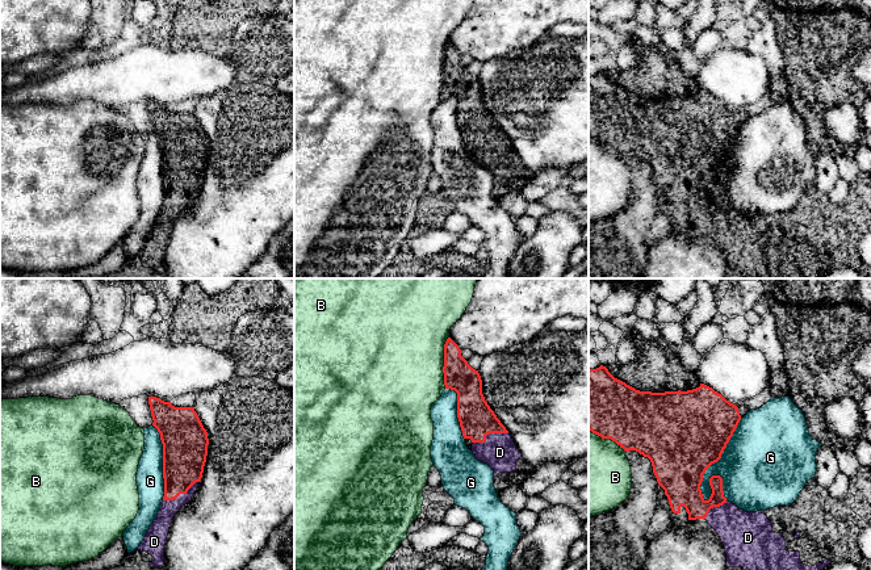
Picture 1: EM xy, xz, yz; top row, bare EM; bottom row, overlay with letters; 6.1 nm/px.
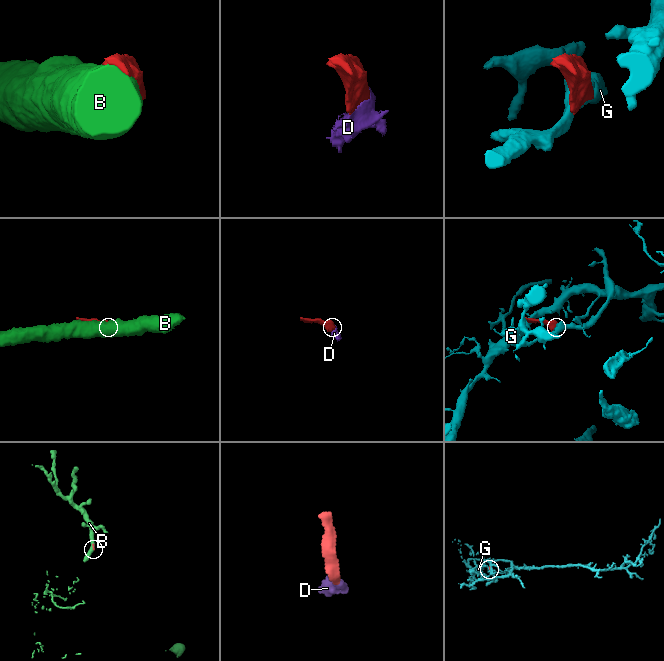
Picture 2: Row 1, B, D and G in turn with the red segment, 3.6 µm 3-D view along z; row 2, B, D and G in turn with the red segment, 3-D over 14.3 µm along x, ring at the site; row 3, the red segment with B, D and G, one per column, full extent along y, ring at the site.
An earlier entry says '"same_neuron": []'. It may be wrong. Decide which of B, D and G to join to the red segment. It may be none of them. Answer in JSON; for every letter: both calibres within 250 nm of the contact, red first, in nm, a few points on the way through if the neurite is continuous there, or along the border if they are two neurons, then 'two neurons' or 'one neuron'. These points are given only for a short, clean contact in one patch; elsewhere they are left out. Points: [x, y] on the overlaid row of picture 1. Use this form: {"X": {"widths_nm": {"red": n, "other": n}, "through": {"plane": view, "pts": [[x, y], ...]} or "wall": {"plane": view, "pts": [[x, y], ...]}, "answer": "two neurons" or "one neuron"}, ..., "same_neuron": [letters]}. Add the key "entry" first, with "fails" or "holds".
{"entry": "fails", "B": {"widths_nm": {"red": 190, "other": 480}, "answer": "two neurons"}, "D": {"widths_nm": {"red": 220, "other": 220}, "answer": "one neuron"}, "G": {"widths_nm": {"red": 480, "other": 460}, "answer": "two neurons"}, "same_neuron": ["D"]}

